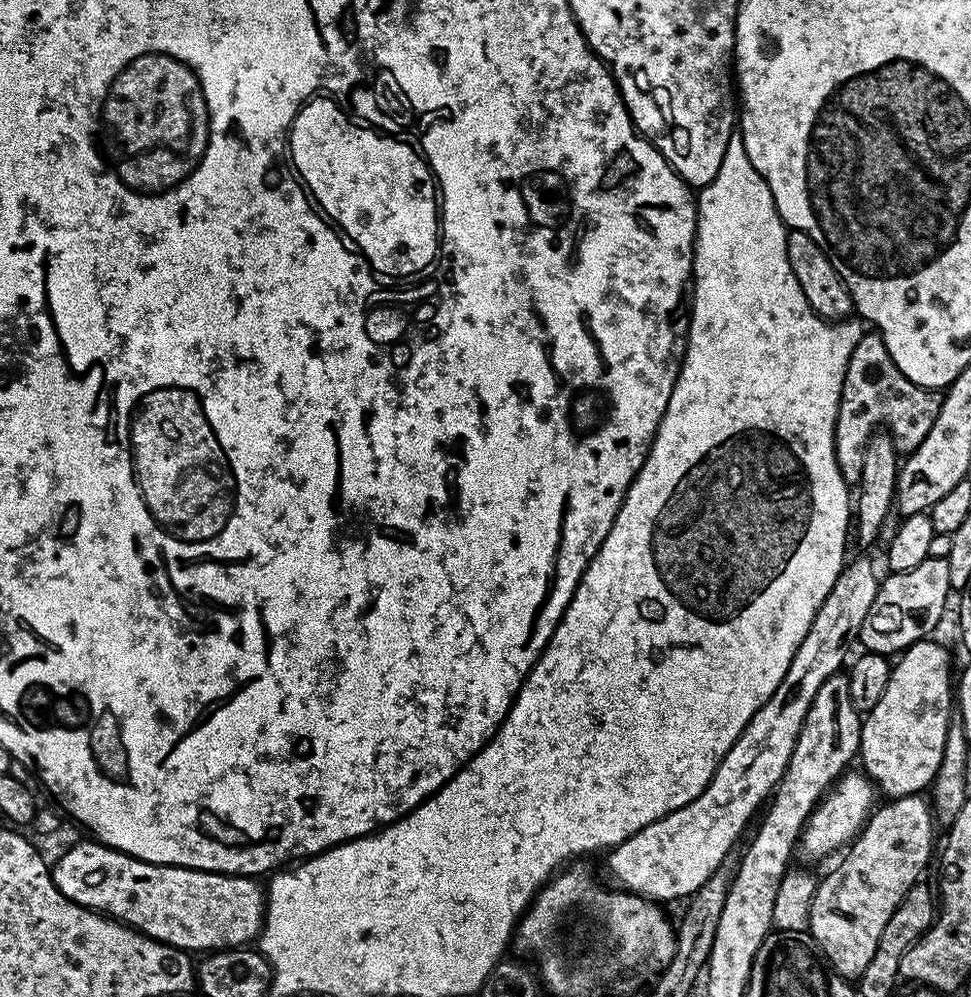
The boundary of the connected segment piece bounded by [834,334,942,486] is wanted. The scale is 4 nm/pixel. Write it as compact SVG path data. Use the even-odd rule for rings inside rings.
M865 334L858 346L854 346L854 354L850 354L834 426L834 450L844 483L849 486L859 485L862 478L860 460L866 458L866 446L873 432L881 426L888 426L884 424L930 425L934 418L938 418L941 399L939 391L910 382L910 378L898 370L894 358L890 358L890 350L886 350L883 336ZM860 424L864 424L861 432Z

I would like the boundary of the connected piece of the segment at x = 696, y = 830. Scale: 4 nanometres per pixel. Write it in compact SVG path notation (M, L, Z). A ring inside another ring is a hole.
M856 560L853 564L851 561L845 567L826 602L822 602L810 630L806 630L806 638L802 638L794 658L790 658L790 666L782 682L778 682L778 690L774 690L754 718L750 718L734 746L730 746L722 758L706 790L686 806L638 830L638 834L626 838L607 853L608 868L621 889L657 902L683 901L718 870L722 858L737 847L736 839L743 834L748 819L752 815L755 817L775 792L790 762L790 754L794 754L794 742L798 742L814 694L822 690L822 682L845 667L849 659L848 647L860 635L866 613L880 589L880 581L875 566L868 560Z

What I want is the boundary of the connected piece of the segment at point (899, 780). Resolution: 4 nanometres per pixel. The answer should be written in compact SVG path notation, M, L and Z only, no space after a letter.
M932 638L919 640L905 652L899 653L898 659L892 664L890 682L882 693L882 698L878 698L878 706L874 706L874 710L863 717L860 726L859 763L864 763L862 768L868 779L883 795L885 792L885 797L888 798L923 793L932 784L937 763L943 754L944 737L940 734L936 736L936 724L932 721L936 716L936 684L951 685L954 672L952 676L952 660L948 657L947 650L934 641Z

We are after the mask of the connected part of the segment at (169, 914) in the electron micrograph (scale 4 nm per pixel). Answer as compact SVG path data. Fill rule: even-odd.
M99 842L76 844L68 848L50 871L56 889L68 900L103 912L106 916L136 929L144 936L163 944L182 948L189 954L207 954L221 948L243 948L251 945L264 926L266 892L259 879L251 876L227 876L225 872L203 872L197 868L179 868L173 864L151 864L125 852L107 848Z

